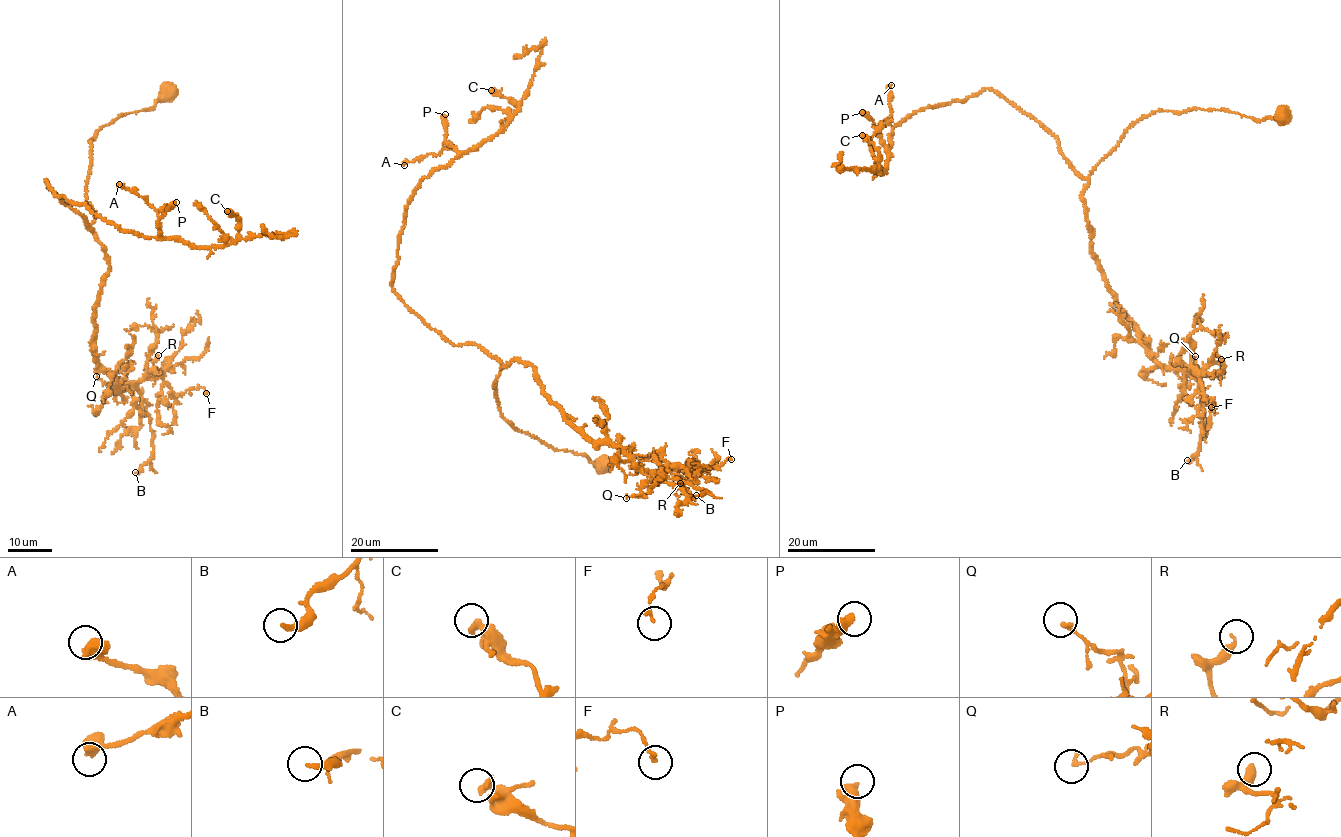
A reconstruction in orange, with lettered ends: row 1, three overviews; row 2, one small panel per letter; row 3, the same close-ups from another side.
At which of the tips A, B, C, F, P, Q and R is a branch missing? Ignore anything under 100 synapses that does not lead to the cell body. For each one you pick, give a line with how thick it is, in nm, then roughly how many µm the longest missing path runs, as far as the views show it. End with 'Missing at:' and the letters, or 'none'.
Missing at: none

